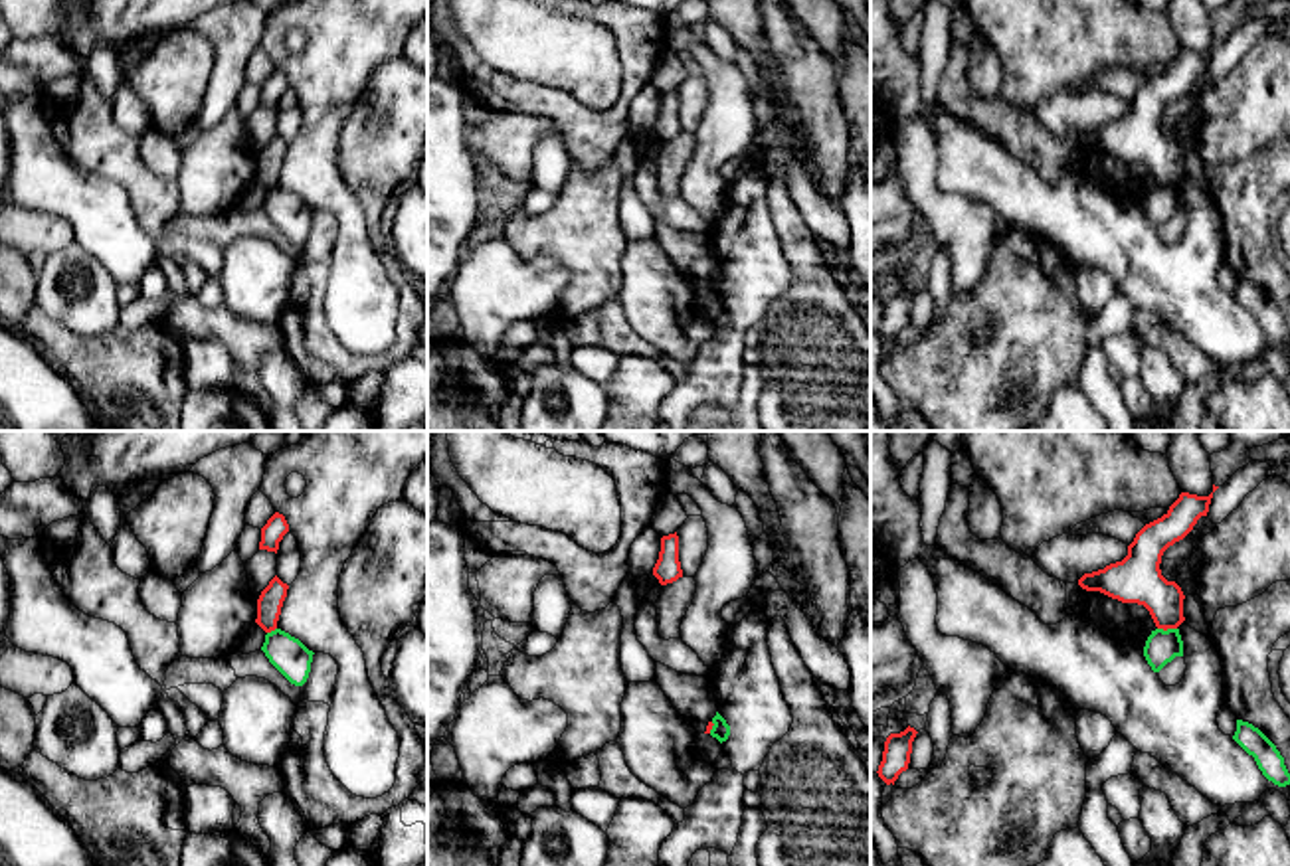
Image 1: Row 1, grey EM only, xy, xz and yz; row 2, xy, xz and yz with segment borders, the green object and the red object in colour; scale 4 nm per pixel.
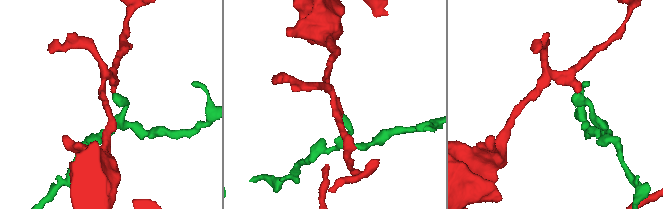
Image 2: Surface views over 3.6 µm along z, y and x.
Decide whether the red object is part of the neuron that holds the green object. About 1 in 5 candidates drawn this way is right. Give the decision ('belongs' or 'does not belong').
does not belong

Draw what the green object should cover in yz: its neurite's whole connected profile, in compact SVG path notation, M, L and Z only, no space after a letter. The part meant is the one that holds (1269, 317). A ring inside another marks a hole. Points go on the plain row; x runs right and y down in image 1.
M1237 277L1233 297L1254 314L1262 332L1278 344L1290 342L1290 330L1276 303L1252 281Z

